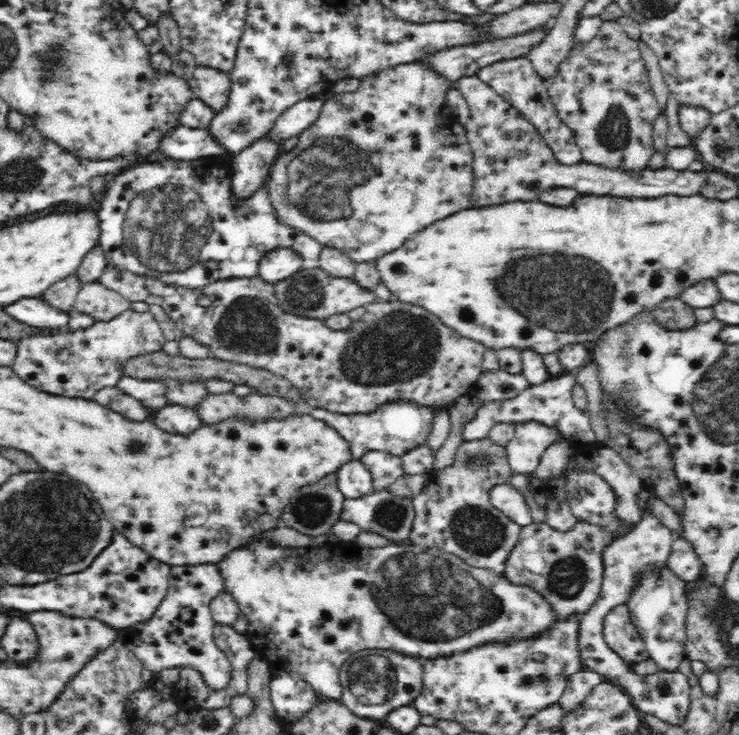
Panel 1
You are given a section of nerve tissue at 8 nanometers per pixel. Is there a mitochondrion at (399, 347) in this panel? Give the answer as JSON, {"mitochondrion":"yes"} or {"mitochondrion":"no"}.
{"mitochondrion":"yes"}

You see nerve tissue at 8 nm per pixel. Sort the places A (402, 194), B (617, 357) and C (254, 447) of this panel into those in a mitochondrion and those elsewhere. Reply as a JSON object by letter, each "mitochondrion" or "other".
{"A":"other","B":"other","C":"other"}

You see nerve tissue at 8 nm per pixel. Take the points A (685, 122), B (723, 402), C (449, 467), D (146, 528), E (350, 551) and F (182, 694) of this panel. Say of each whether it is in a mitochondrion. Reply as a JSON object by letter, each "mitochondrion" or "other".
{"A":"other","B":"mitochondrion","C":"other","D":"other","E":"other","F":"mitochondrion"}

